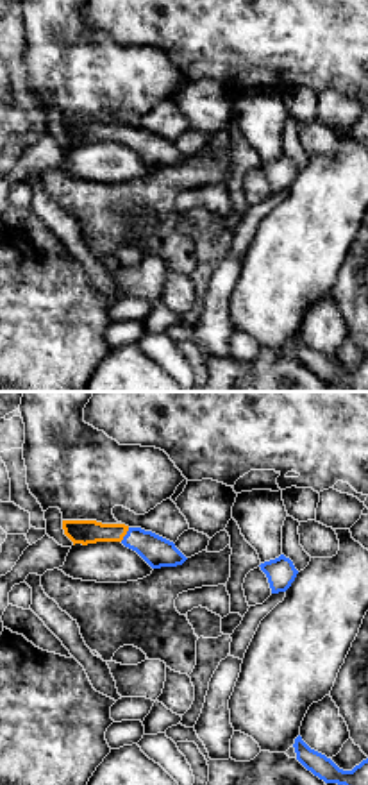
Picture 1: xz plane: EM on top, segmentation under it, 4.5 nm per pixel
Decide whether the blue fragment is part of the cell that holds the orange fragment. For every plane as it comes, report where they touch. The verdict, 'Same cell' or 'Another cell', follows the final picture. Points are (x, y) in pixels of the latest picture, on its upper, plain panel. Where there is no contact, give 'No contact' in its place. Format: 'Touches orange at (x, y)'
Touches orange at (125, 133)

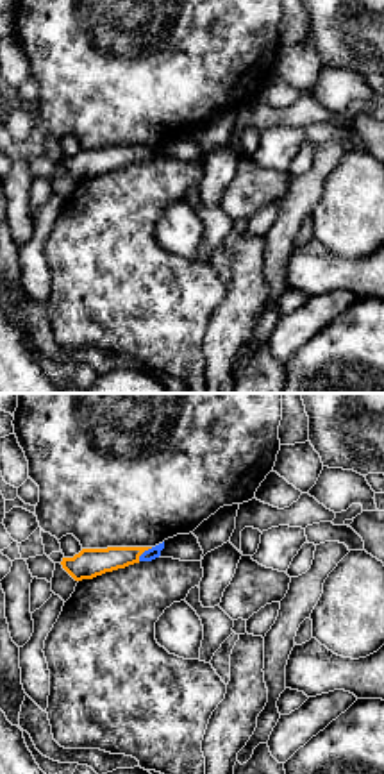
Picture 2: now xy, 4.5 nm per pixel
Touches orange at (143, 151)

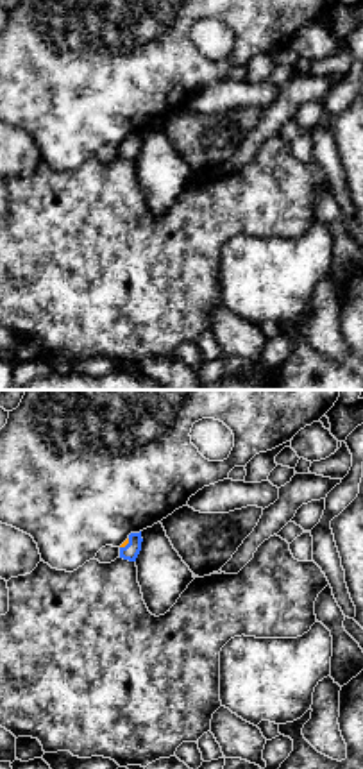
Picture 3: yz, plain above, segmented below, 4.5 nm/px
Touches orange at (126, 143)

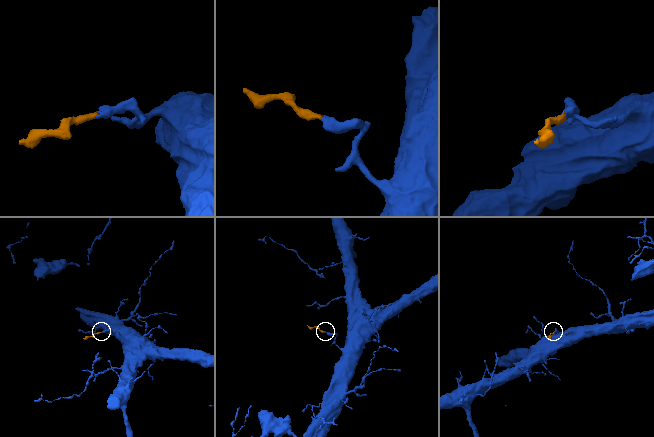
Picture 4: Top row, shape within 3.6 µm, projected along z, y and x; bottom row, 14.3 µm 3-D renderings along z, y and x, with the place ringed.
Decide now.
Same cell

